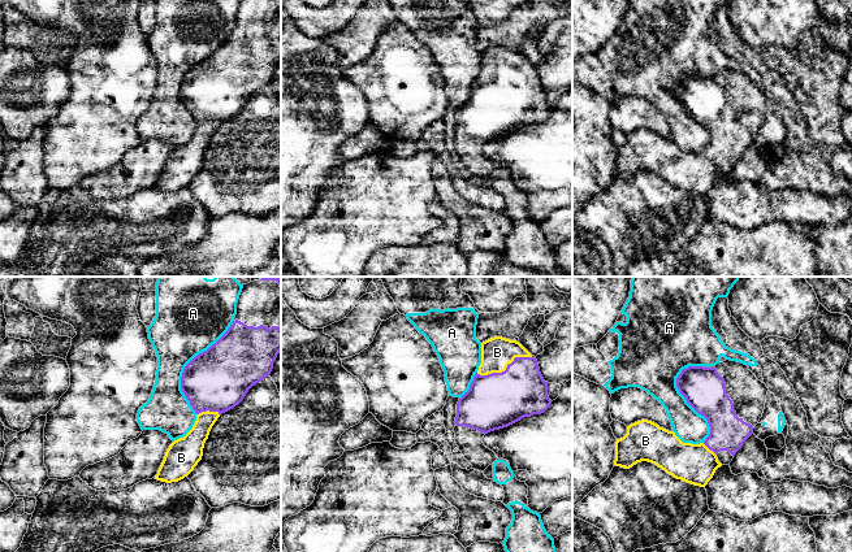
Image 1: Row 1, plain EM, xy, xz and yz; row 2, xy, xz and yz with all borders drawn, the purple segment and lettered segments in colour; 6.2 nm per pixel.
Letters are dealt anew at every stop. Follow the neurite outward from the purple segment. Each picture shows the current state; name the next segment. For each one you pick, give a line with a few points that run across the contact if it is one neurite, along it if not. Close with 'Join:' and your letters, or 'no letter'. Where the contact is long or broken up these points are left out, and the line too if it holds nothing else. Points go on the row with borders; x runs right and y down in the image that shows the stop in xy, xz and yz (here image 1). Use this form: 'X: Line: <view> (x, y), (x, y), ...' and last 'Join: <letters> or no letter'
Join: B

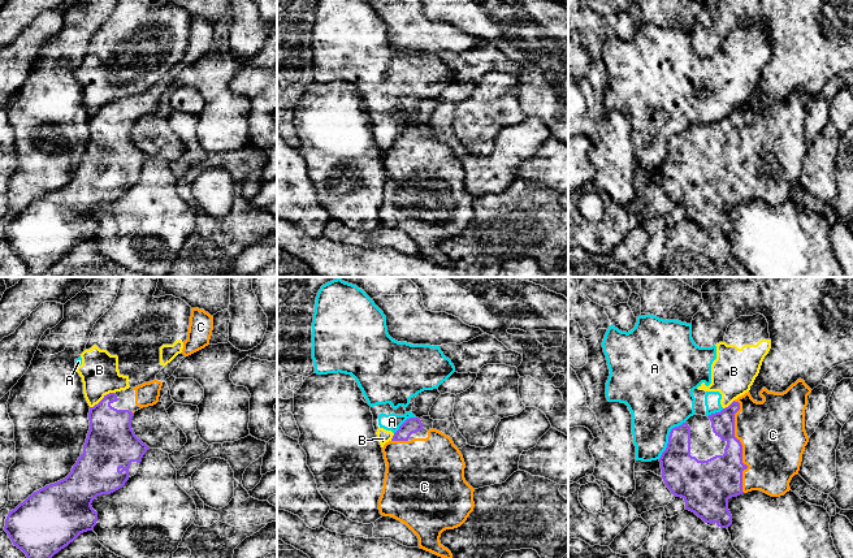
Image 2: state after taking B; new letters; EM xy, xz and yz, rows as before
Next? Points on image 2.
Join: C

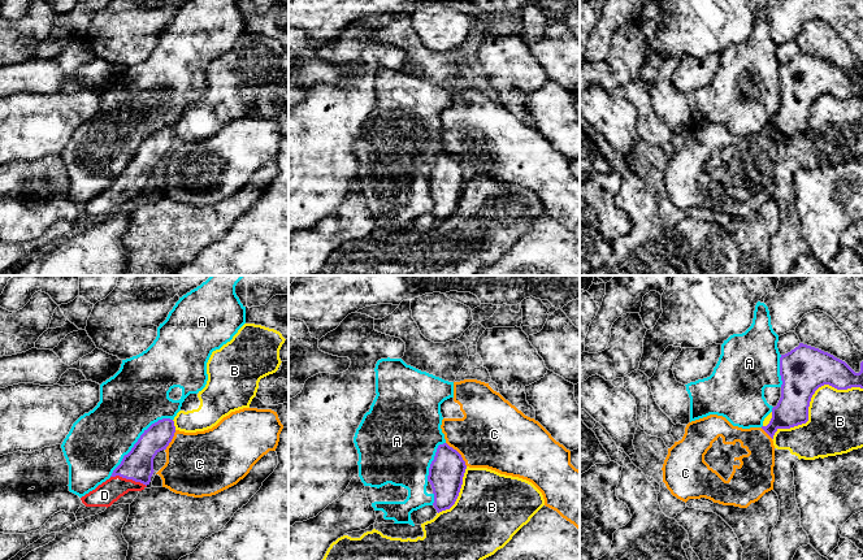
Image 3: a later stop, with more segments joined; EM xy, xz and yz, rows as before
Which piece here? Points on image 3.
D: Line: xy (138, 464), (129, 478), (104, 495)
Join: D

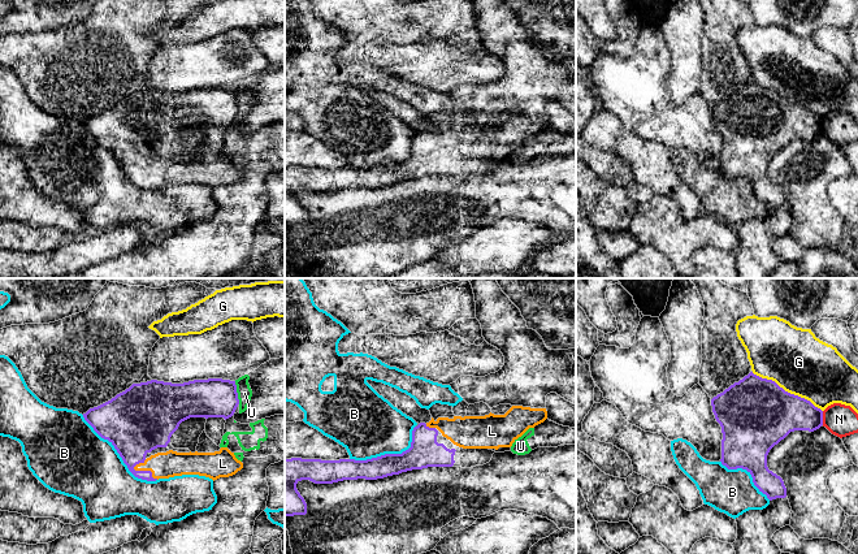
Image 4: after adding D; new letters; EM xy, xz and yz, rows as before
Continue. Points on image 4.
L: Line: xy (133, 433), (134, 468), (147, 471), (167, 464)
Join: L

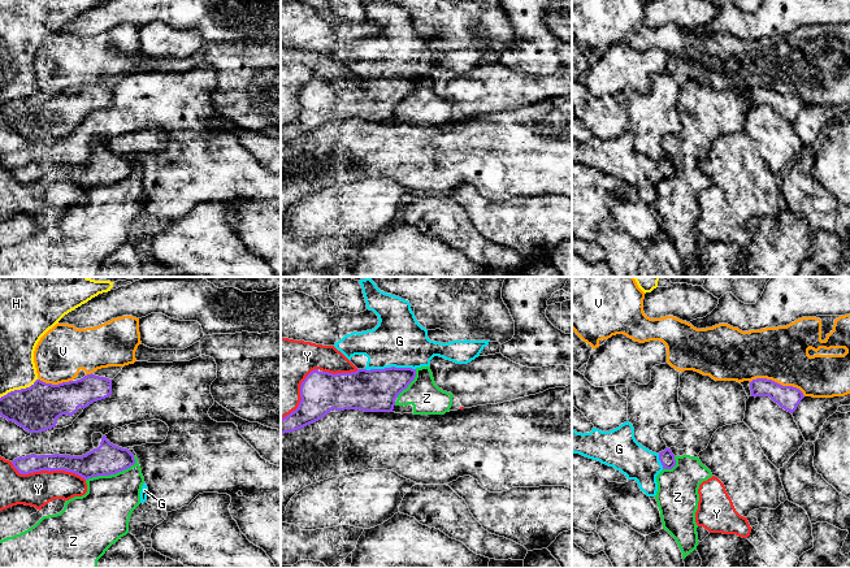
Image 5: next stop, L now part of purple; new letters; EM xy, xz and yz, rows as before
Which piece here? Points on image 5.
G: Line: xz (376, 390), (389, 368), (394, 348), (399, 341)
Join: G

